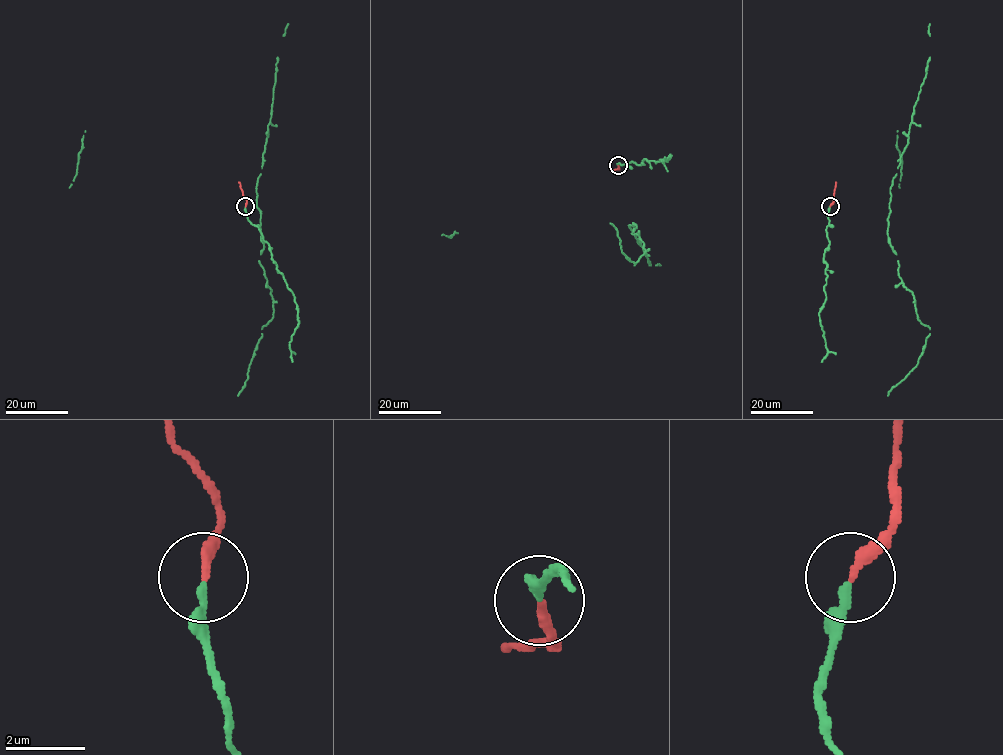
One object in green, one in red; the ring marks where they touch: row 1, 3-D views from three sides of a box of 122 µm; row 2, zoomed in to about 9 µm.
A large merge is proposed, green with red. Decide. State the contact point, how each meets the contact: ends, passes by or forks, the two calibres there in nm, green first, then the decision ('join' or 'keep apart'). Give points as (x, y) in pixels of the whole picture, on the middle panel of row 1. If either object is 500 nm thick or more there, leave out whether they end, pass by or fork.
at (618, 165); green ends there; red ends there; 220 nm thick on the green side, 260 nm on the other; join

